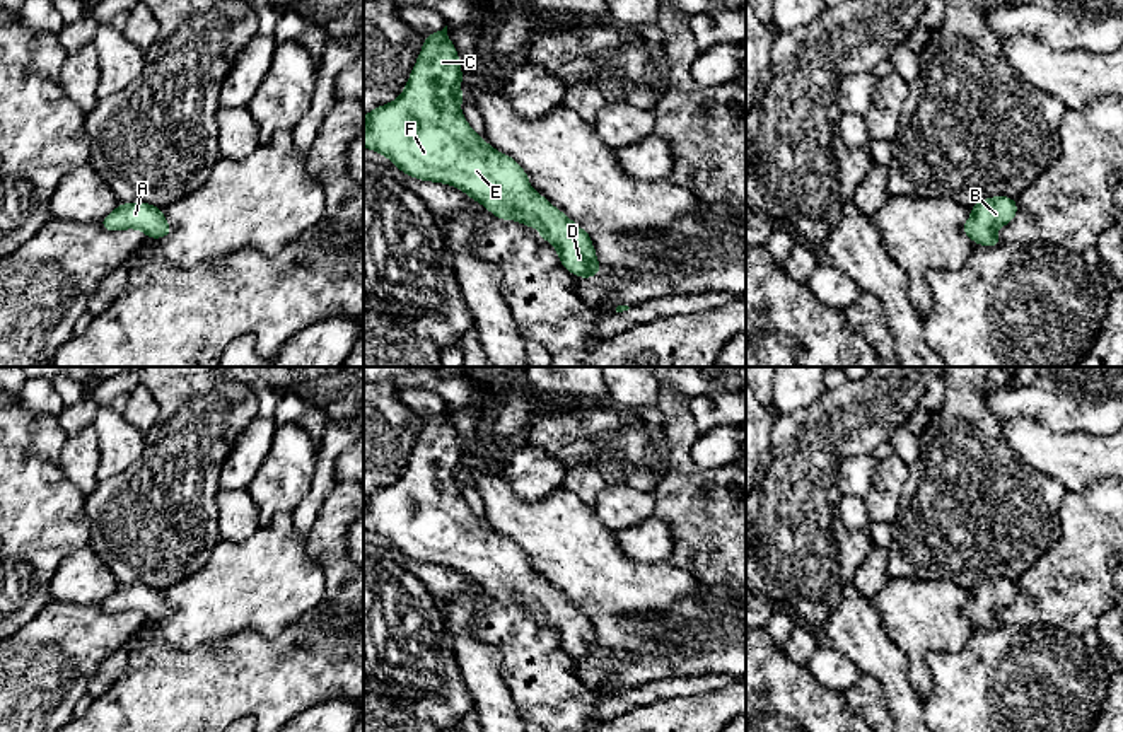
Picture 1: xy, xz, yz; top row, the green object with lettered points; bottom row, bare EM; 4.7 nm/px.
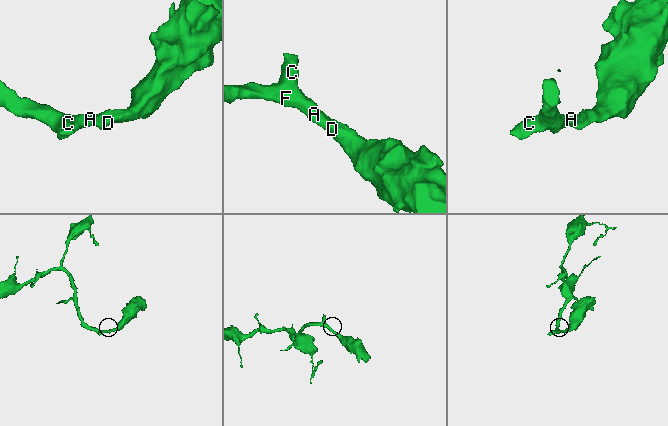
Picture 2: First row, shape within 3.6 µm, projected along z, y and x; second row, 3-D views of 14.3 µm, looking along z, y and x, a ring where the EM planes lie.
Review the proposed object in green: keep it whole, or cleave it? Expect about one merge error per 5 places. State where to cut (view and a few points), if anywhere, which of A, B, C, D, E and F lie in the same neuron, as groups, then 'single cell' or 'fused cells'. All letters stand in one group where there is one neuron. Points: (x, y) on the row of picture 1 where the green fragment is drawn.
no cut | A B C D E F | single cell

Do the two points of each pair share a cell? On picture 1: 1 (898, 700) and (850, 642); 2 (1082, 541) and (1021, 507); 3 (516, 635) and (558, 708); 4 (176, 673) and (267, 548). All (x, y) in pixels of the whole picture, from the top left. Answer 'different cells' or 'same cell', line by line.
1: same cell
2: different cells
3: same cell
4: different cells

